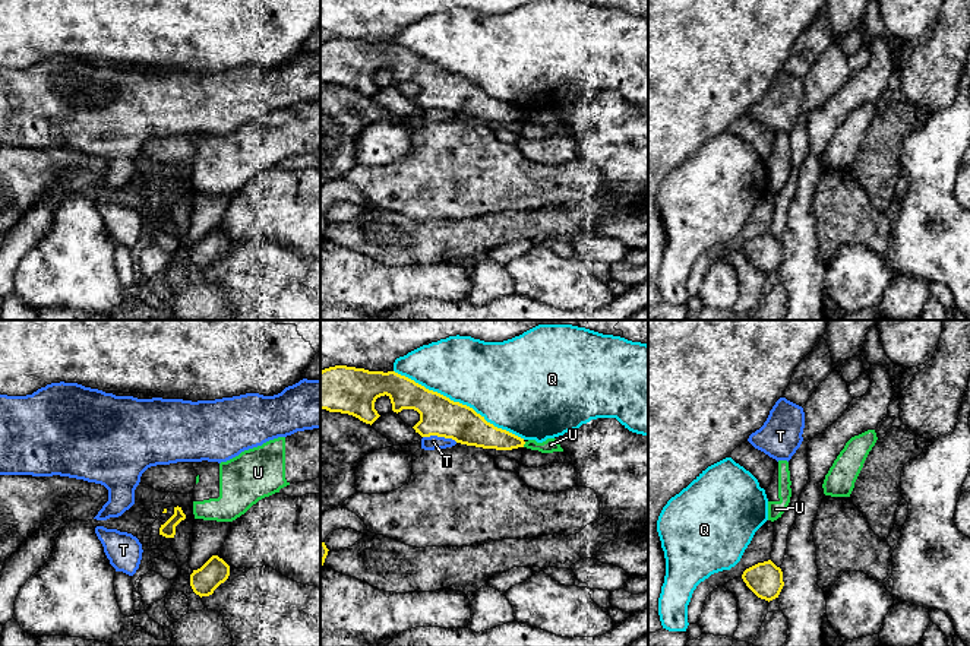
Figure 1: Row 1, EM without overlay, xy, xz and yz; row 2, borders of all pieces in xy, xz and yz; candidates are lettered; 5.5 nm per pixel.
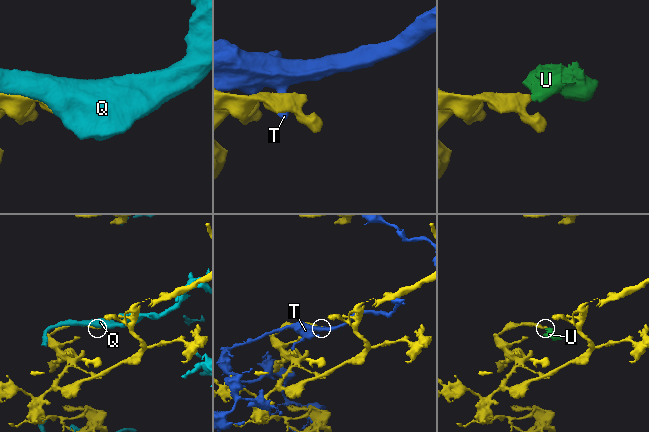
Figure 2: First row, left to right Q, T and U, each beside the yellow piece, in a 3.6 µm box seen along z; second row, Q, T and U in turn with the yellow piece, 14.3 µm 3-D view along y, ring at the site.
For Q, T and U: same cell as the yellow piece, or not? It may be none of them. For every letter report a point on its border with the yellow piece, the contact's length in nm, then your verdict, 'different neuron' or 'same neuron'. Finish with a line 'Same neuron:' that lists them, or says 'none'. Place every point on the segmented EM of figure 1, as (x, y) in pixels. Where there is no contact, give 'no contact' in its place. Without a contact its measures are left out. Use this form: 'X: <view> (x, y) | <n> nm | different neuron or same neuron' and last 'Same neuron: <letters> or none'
Q: xz (458, 402) | 800 nm | different neuron
T: xz (441, 436) | 190 nm | different neuron
U: xz (524, 443) | 40 nm | different neuron
Same neuron: none

